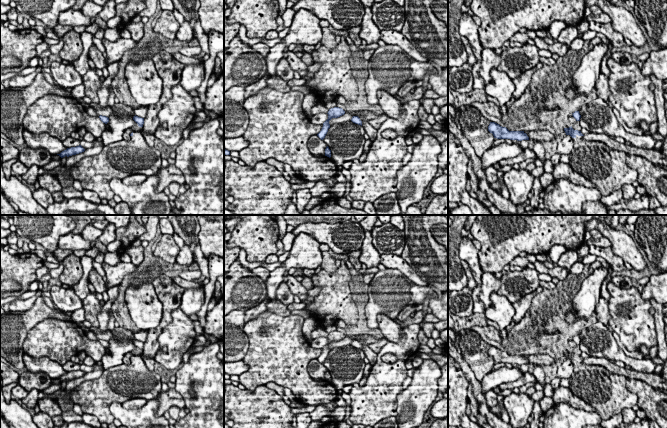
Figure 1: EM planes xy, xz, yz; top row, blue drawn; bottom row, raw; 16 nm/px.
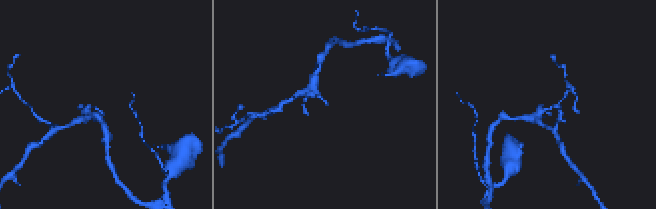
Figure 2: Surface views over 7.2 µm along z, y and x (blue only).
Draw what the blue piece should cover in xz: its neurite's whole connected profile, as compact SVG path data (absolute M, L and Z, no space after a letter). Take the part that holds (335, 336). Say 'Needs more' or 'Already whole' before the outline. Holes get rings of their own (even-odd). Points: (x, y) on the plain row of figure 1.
Already whole. M334 331L334 332L329 333L327 338L328 338L328 343L323 347L323 351L322 351L321 355L317 358L317 360L321 364L323 364L325 362L325 360L328 356L328 353L330 352L329 345L332 342L338 342L338 341L344 339L345 335L342 332Z

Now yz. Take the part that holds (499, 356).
Already whole. M490 346L488 355L497 363L510 363L517 365L529 364L529 361L524 355L509 355L506 351L502 351L495 346Z

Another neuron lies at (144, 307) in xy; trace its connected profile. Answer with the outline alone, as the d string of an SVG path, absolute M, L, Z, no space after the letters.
M152 283L129 285L125 290L124 299L129 315L139 330L150 330L159 325L162 303Z

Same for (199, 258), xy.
M200 244L194 249L194 262L199 266L200 272L206 277L206 279L210 280L209 270L208 270L208 259L205 258Z

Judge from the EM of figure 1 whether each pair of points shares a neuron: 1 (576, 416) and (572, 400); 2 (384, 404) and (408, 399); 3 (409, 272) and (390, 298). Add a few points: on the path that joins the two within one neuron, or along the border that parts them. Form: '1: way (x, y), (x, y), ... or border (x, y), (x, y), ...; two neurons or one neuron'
1: border (554, 403), (568, 403), (573, 407), (595, 412); two neurons
2: border (404, 389), (397, 396), (397, 414), (395, 416); two neurons
3: border (387, 268), (399, 270), (416, 284), (428, 285); two neurons

